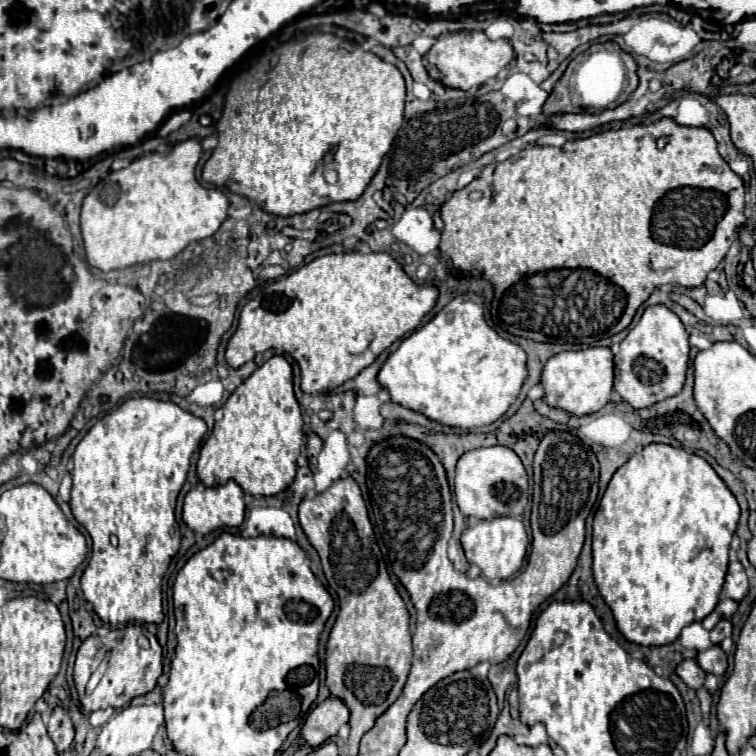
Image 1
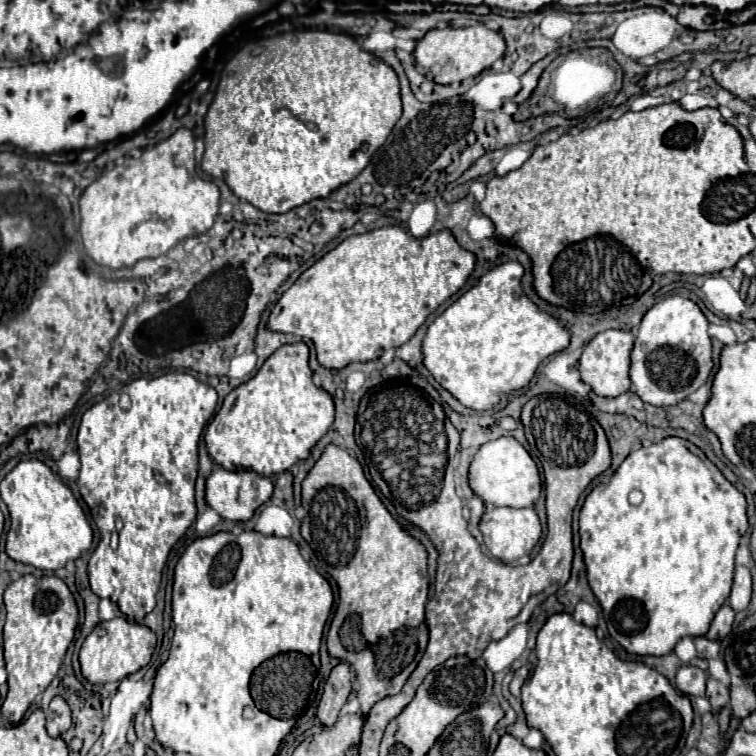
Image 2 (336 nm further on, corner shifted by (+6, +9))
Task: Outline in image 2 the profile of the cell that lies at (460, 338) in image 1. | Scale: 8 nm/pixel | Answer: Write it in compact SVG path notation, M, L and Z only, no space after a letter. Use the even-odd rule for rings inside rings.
M504 262L488 270L474 288L464 292L456 302L452 302L430 326L422 342L424 366L434 376L434 380L448 390L460 404L472 410L492 410L504 394L522 390L532 380L538 364L568 346L568 330L546 312L540 312L528 298L520 296L520 278L524 268L518 262Z

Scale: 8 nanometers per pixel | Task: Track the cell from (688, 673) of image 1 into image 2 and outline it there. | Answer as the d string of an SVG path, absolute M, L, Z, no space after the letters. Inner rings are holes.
M680 666L676 674L676 686L686 696L704 696L706 672L696 666Z

